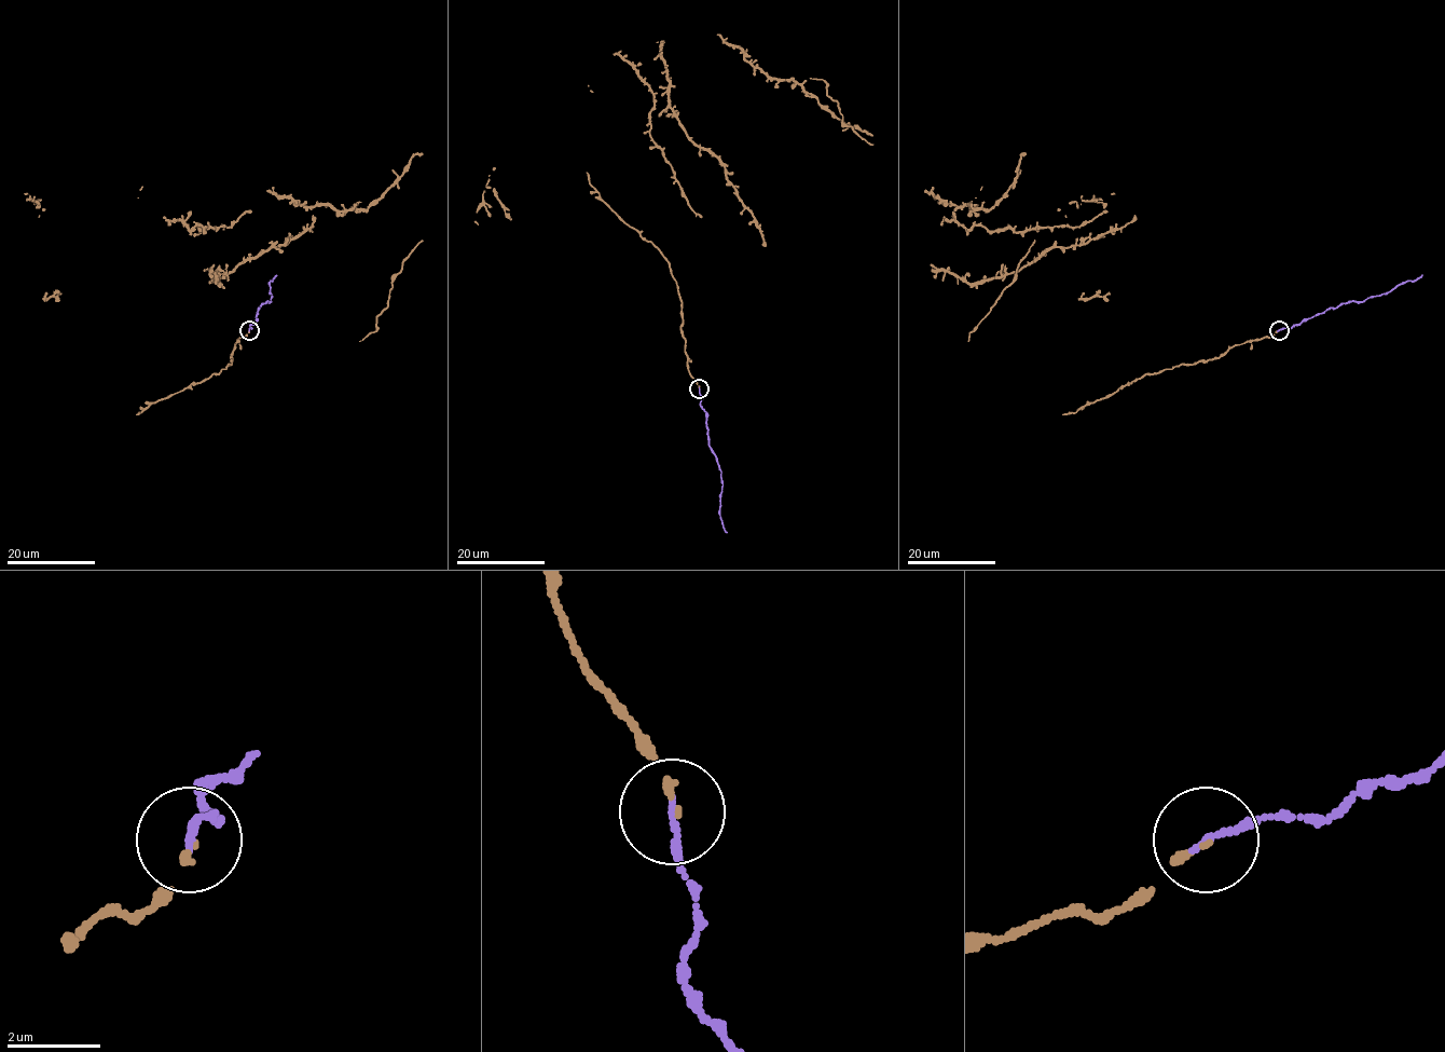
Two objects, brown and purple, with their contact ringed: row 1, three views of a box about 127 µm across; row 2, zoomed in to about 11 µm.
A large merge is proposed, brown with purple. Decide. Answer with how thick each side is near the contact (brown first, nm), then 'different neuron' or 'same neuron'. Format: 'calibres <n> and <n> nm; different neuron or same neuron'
calibres 140 and 160 nm; same neuron

